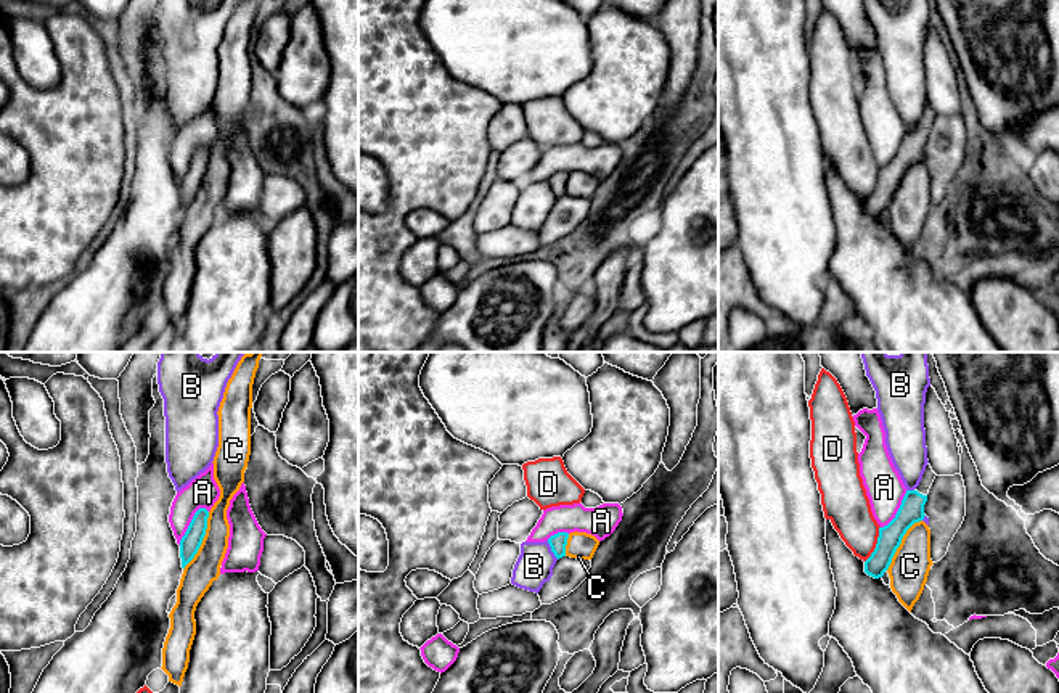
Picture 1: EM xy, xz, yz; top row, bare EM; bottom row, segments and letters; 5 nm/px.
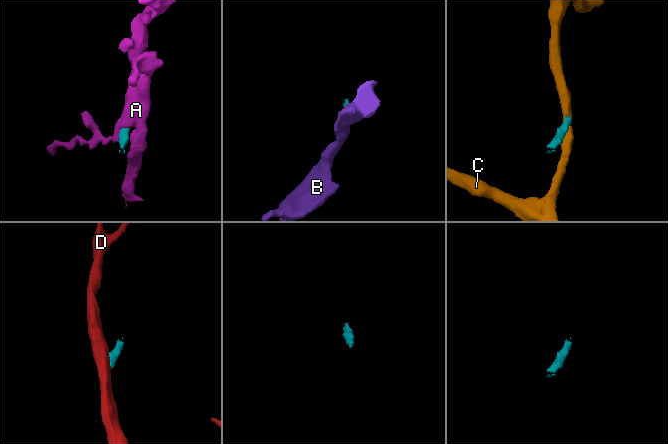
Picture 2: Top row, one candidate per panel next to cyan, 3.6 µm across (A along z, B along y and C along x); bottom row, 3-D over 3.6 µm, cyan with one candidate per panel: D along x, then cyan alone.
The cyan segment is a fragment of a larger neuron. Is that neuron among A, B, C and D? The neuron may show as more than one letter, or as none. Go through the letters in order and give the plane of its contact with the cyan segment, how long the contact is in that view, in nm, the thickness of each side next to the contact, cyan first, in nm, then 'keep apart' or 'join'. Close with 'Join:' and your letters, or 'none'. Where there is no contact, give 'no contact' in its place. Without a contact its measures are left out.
A: contact in xy; length 240 nm; calibres 100 and 160 nm; keep apart
B: contact in xz; length 110 nm; calibres 90 and 190 nm; keep apart
C: contact in xy; length 320 nm; calibres 100 and 160 nm; keep apart
D: contact in yz; length 200 nm; calibres 130 and 220 nm; keep apart
Join: none

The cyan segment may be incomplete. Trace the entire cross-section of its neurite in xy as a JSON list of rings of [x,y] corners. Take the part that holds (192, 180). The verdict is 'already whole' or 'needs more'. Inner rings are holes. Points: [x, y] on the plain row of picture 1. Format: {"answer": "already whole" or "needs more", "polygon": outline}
{"answer": "already whole", "polygon": [[[199,148],[180,180],[180,198],[183,209],[194,198],[202,183],[207,169],[207,158],[209,151],[206,148]]]}

